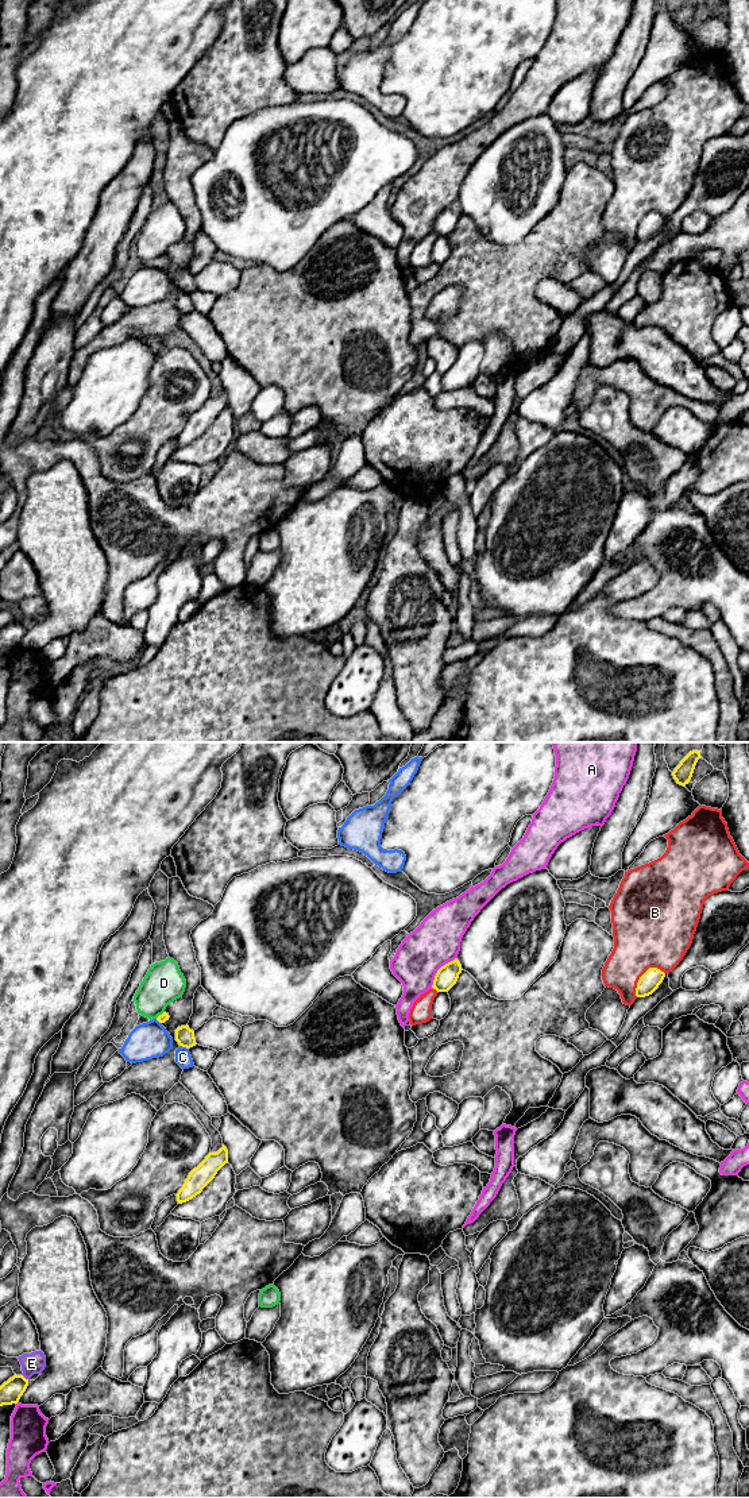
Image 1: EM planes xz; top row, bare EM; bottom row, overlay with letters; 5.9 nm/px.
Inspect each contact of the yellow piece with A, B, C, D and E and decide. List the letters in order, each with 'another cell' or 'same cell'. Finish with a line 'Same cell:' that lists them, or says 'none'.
A: another cell
B: another cell
C: another cell
D: another cell
E: another cell
Same cell: none

